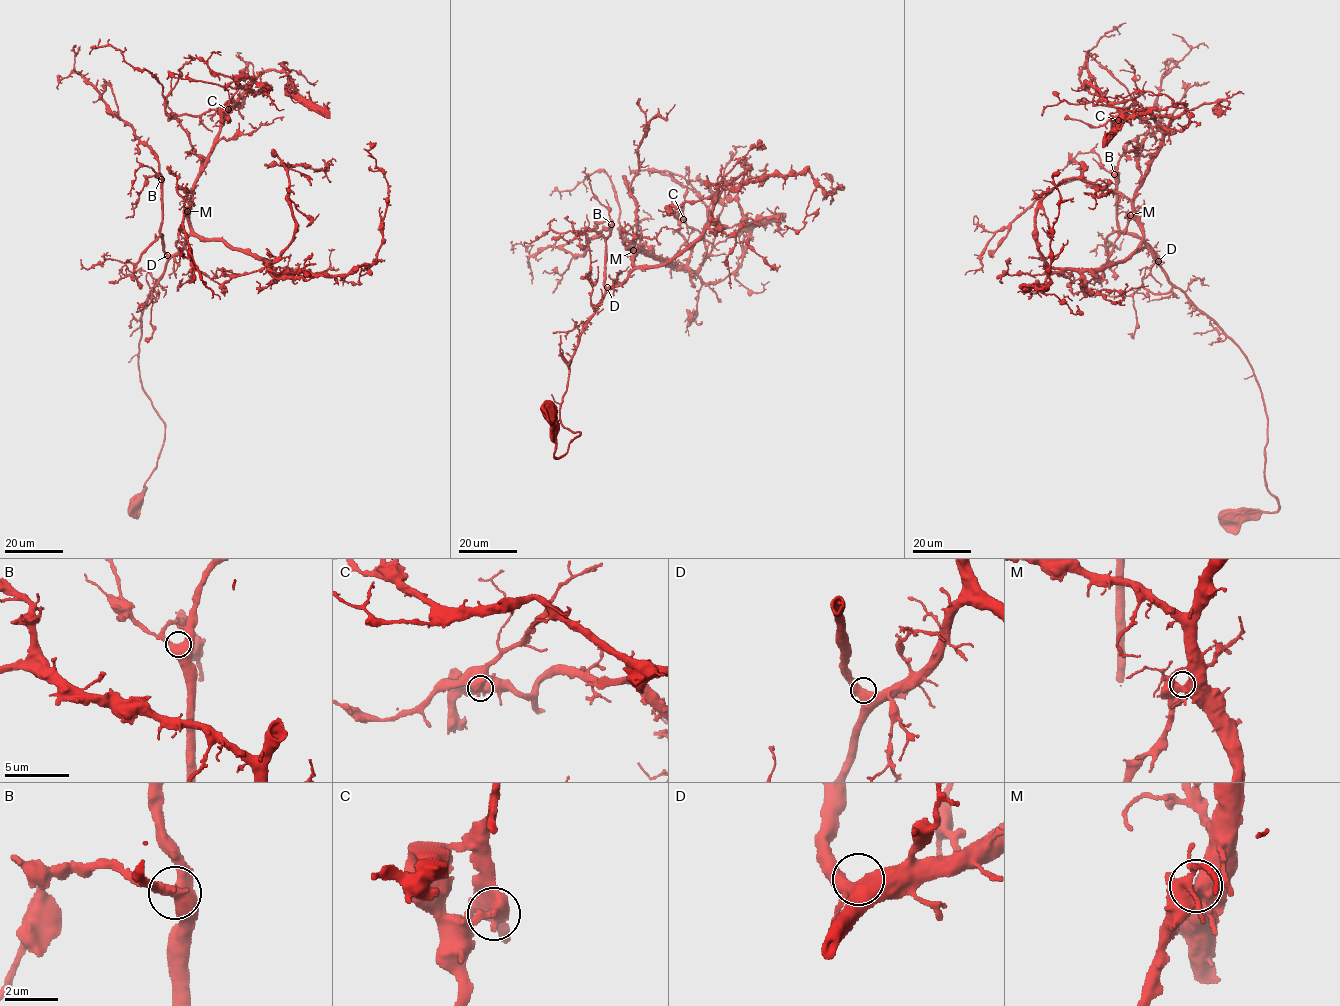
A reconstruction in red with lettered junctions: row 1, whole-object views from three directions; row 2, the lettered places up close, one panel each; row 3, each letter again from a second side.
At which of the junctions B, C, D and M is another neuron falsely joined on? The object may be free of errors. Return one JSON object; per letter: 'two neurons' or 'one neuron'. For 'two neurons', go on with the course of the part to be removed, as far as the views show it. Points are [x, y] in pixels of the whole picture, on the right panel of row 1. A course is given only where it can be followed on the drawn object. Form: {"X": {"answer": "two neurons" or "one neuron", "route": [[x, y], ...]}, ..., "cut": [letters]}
{"B": {"answer": "one neuron"}, "C": {"answer": "two neurons", "route": [[1118, 120], [1102, 99], [1120, 112], [1119, 120], [1105, 137], [1108, 132], [1112, 133]]}, "D": {"answer": "one neuron"}, "M": {"answer": "one neuron"}, "cut": ["C"]}

